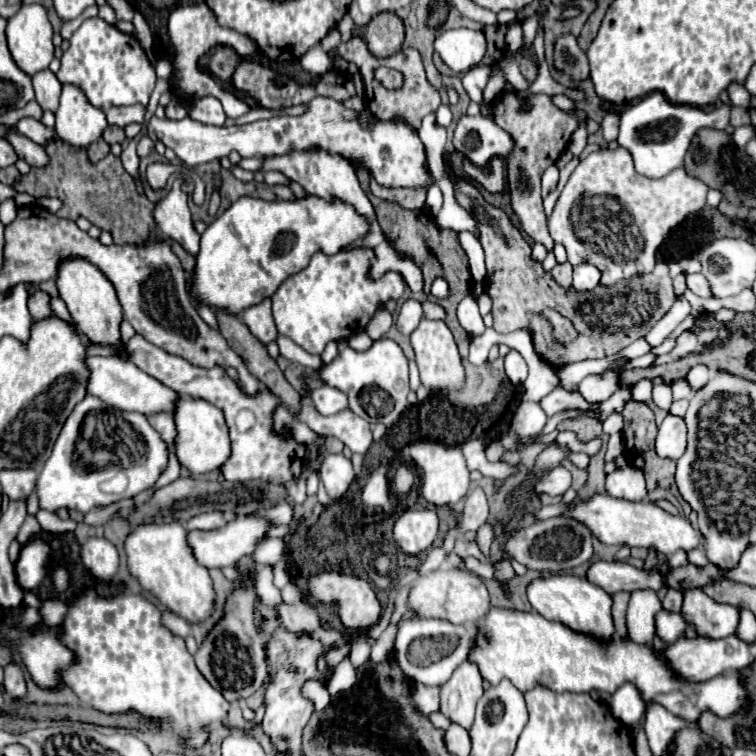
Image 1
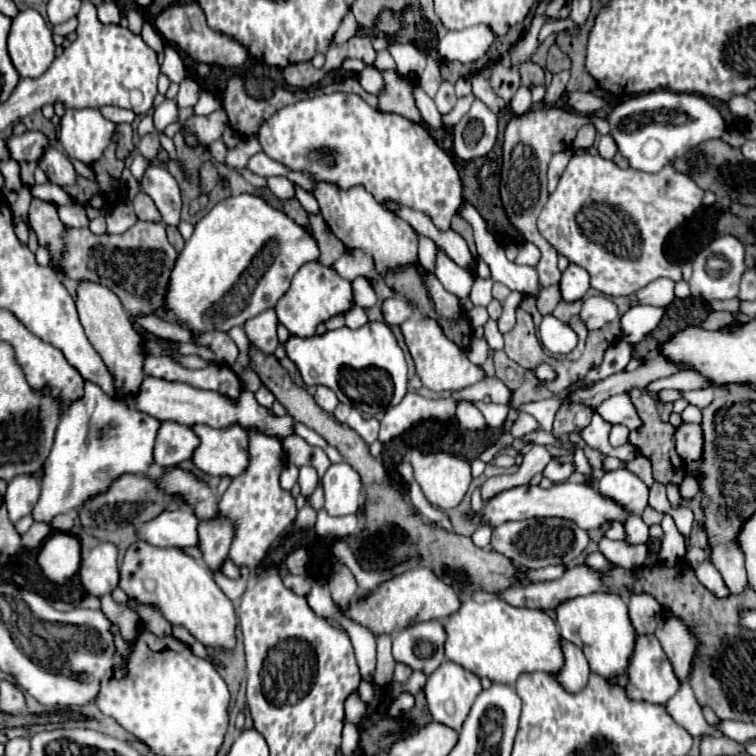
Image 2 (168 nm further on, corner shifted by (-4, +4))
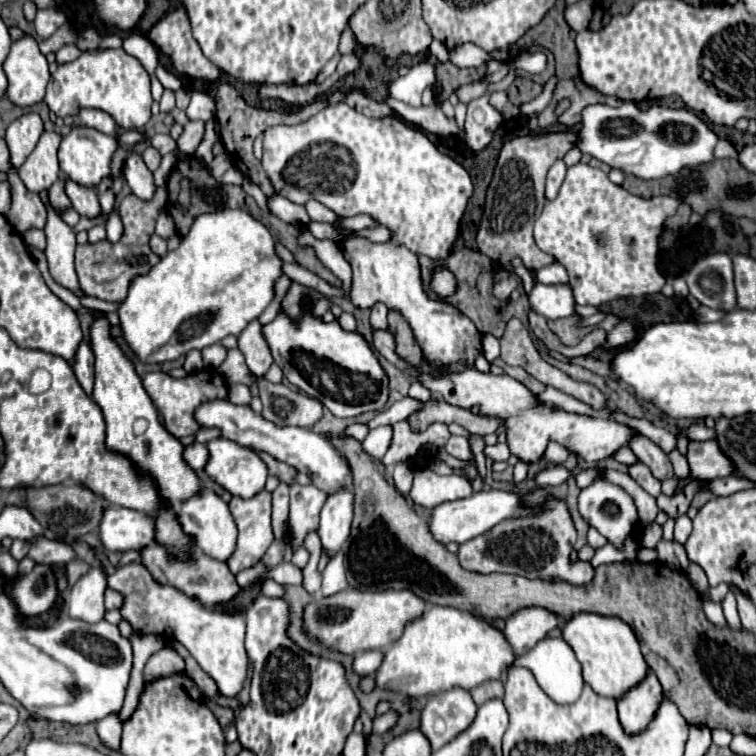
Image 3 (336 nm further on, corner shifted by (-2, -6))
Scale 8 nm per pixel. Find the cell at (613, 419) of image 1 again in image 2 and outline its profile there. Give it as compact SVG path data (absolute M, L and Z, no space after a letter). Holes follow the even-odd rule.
M620 424L612 426L610 444L612 444L614 448L618 448L618 446L622 446L622 444L626 444L626 442L628 442L628 428L624 428L624 426L620 426Z

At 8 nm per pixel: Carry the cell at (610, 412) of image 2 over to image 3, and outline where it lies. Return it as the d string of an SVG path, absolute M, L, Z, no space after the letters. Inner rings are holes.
M632 434L630 438L630 448L636 454L638 460L642 460L654 474L654 478L658 480L666 480L672 478L672 464L668 460L668 454L662 452L650 438L642 436L642 434Z

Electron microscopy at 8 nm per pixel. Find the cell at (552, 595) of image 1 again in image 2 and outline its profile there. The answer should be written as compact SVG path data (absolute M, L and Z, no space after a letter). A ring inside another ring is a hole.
M594 592L588 596L578 596L568 602L562 602L556 608L560 636L574 642L586 656L592 672L602 678L614 678L628 670L630 656L636 644L636 630L628 616L628 604L618 594Z

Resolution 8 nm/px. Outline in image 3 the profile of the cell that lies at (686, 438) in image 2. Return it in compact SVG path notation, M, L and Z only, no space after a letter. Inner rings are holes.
M714 440L690 442L686 458L694 478L712 480L712 478L730 476L730 462L722 458L722 452L718 450L718 444Z

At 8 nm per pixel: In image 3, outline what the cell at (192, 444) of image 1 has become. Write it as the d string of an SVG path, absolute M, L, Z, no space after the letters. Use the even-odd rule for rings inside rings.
M214 438L214 440L206 442L206 448L210 452L210 458L204 466L206 474L210 476L210 480L220 484L224 490L228 490L232 496L252 498L254 494L258 494L264 488L266 478L268 478L268 468L254 450L242 448L236 442L230 442L226 438Z

